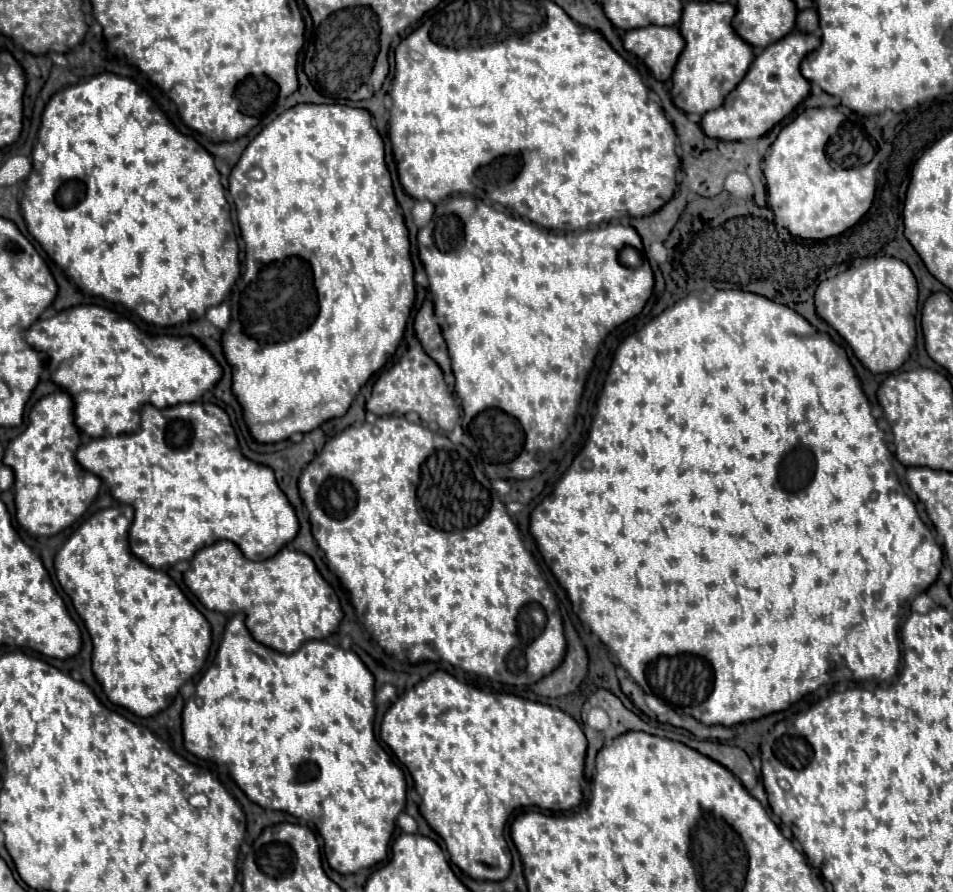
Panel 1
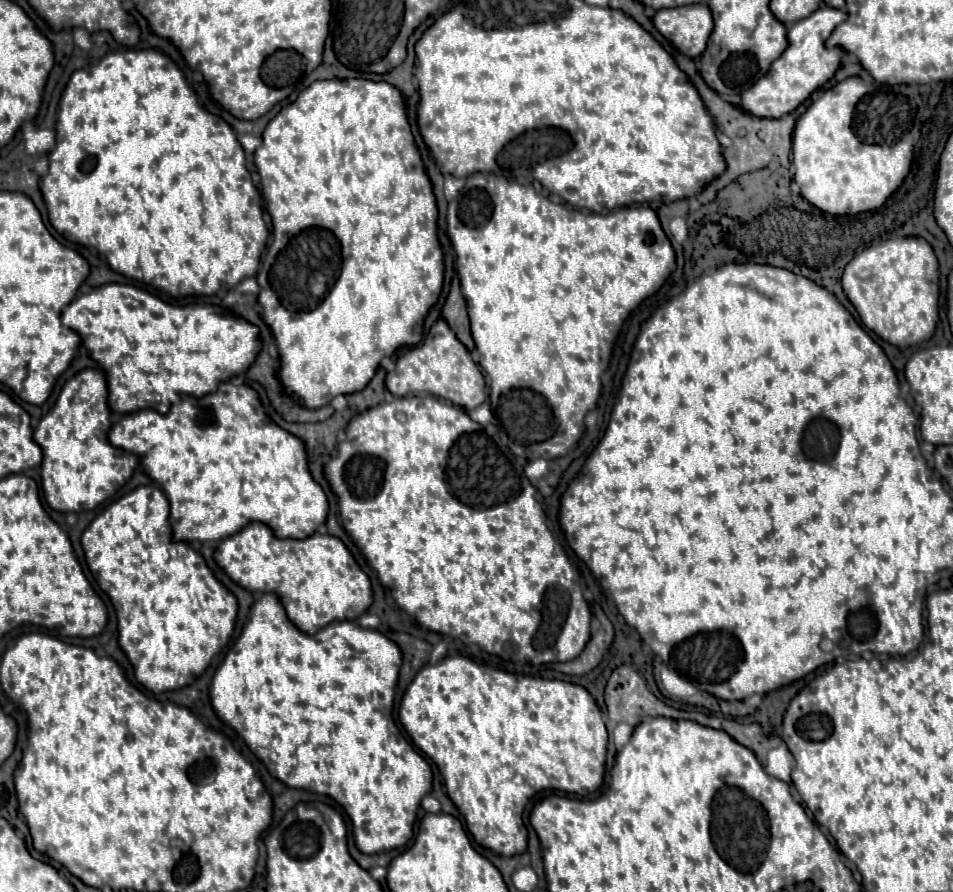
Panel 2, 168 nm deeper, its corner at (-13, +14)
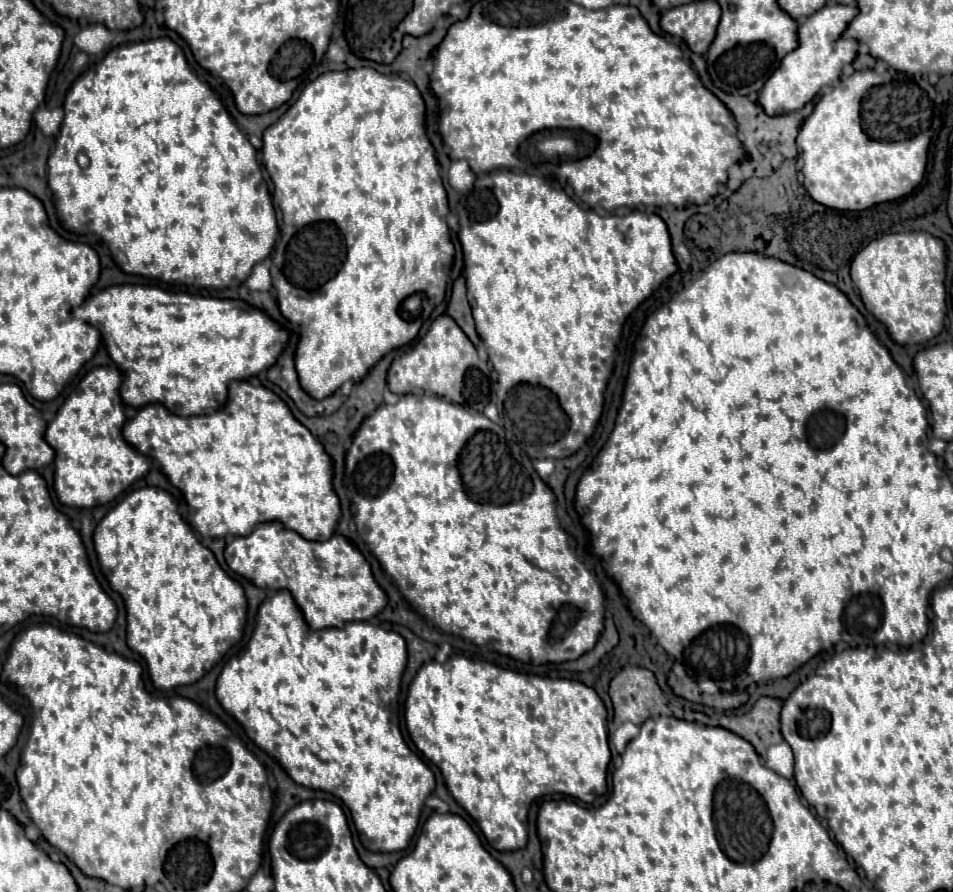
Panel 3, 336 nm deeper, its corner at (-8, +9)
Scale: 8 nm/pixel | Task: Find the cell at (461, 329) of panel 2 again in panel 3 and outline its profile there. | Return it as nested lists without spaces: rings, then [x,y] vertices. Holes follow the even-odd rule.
[[[457,277],[451,289],[451,301],[447,307],[447,313],[457,321],[457,325],[465,331],[465,335],[479,347],[481,339],[475,331],[475,321],[471,315],[471,307],[467,301],[467,287],[465,287],[465,277]]]

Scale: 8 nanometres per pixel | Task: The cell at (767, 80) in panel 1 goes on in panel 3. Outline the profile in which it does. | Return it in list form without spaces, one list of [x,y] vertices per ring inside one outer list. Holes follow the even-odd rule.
[[[827,3],[817,13],[805,17],[799,25],[799,47],[785,55],[777,71],[767,79],[759,93],[759,105],[767,115],[785,115],[809,103],[825,85],[831,85],[845,65],[853,63],[857,55],[857,41],[843,41],[843,31],[859,13],[857,7]]]

